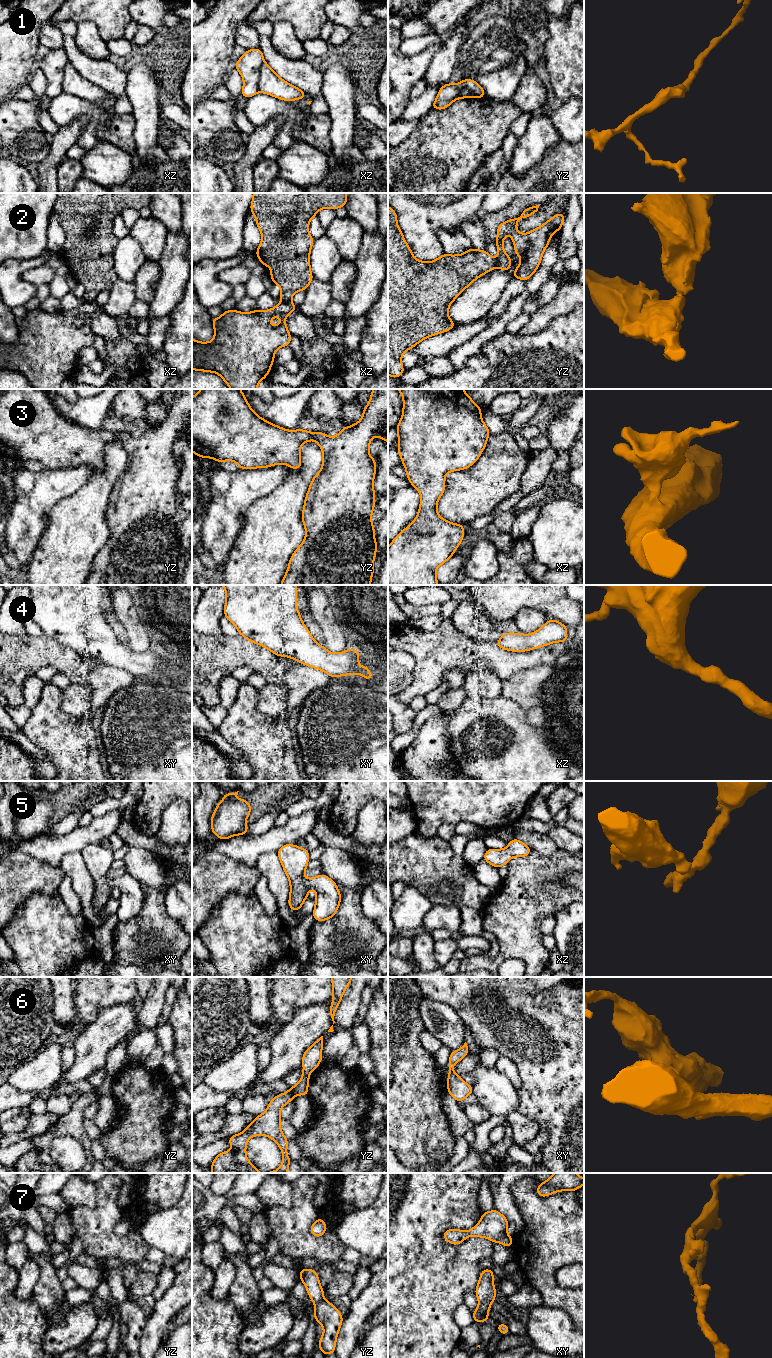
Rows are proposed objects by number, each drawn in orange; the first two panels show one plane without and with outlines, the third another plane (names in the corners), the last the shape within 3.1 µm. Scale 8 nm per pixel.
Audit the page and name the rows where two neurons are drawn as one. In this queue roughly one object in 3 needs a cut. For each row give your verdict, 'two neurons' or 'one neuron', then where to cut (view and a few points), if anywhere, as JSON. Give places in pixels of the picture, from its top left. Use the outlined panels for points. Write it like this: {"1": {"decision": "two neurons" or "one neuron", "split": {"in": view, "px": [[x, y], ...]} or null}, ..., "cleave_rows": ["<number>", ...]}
{"1": {"decision": "two neurons", "split": {"in": "xz", "px": [[264, 62], [260, 70], [258, 90]]}}, "2": {"decision": "two neurons", "split": {"in": "xz", "px": [[282, 300], [289, 301]]}}, "3": {"decision": "one neuron", "split": null}, "4": {"decision": "one neuron", "split": null}, "5": {"decision": "one neuron", "split": null}, "6": {"decision": "one neuron", "split": null}, "7": {"decision": "one neuron", "split": null}, "cleave_rows": ["1", "2"]}

